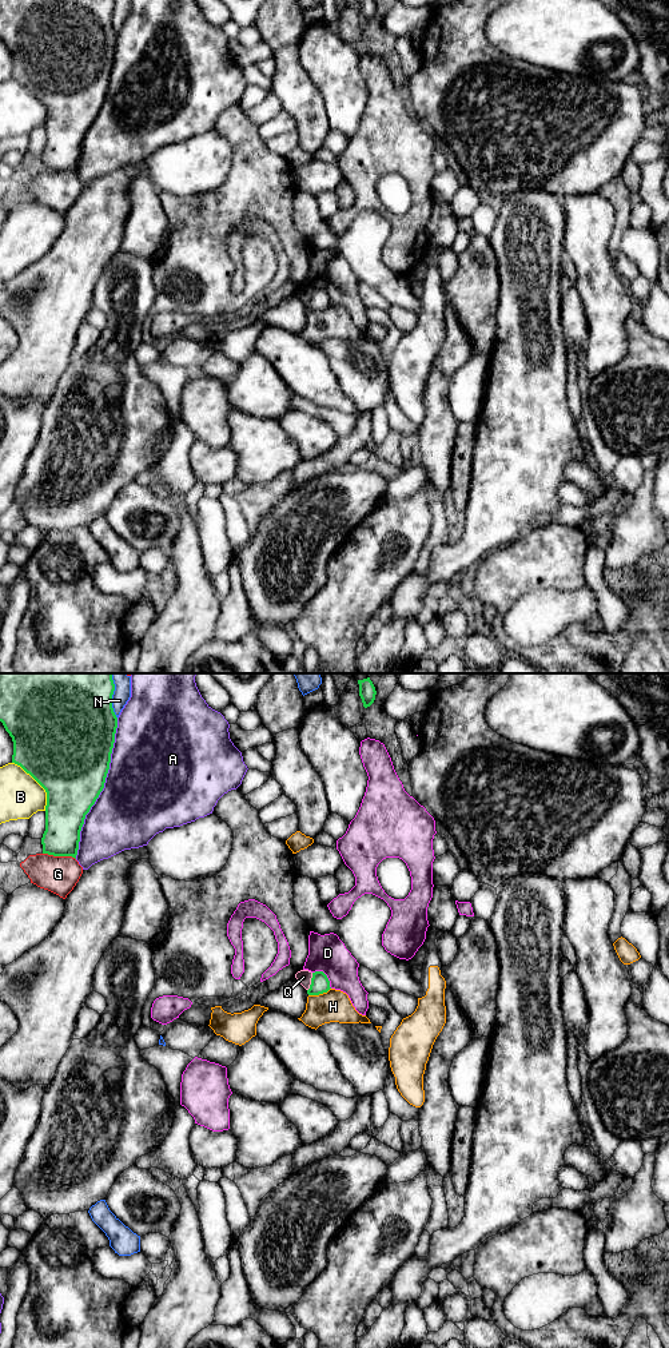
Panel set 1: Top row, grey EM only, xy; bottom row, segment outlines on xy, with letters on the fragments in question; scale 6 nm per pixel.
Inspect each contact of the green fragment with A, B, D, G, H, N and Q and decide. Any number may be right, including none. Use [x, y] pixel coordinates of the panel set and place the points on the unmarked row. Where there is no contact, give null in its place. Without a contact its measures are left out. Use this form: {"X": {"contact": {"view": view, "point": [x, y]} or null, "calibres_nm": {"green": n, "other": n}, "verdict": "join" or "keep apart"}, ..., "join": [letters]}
{"A": {"contact": {"view": "xy", "point": [103, 103]}, "calibres_nm": {"green": 460, "other": 500}, "verdict": "keep apart"}, "B": {"contact": {"view": "xy", "point": [39, 99]}, "calibres_nm": {"green": 500, "other": 260}, "verdict": "keep apart"}, "D": {"contact": {"view": "xy", "point": [326, 291]}, "calibres_nm": {"green": 110, "other": 220}, "verdict": "keep apart"}, "G": {"contact": {"view": "xy", "point": [59, 171]}, "calibres_nm": {"green": 240, "other": 220}, "verdict": "keep apart"}, "H": {"contact": {"view": "xy", "point": [319, 309]}, "calibres_nm": {"green": 110, "other": 190}, "verdict": "keep apart"}, "N": {"contact": {"view": "xy", "point": [111, 18]}, "calibres_nm": {"green": 480, "other": 110}, "verdict": "keep apart"}, "Q": {"contact": {"view": "xy", "point": [311, 298]}, "calibres_nm": {"green": 110, "other": 90}, "verdict": "keep apart"}, "join": []}

